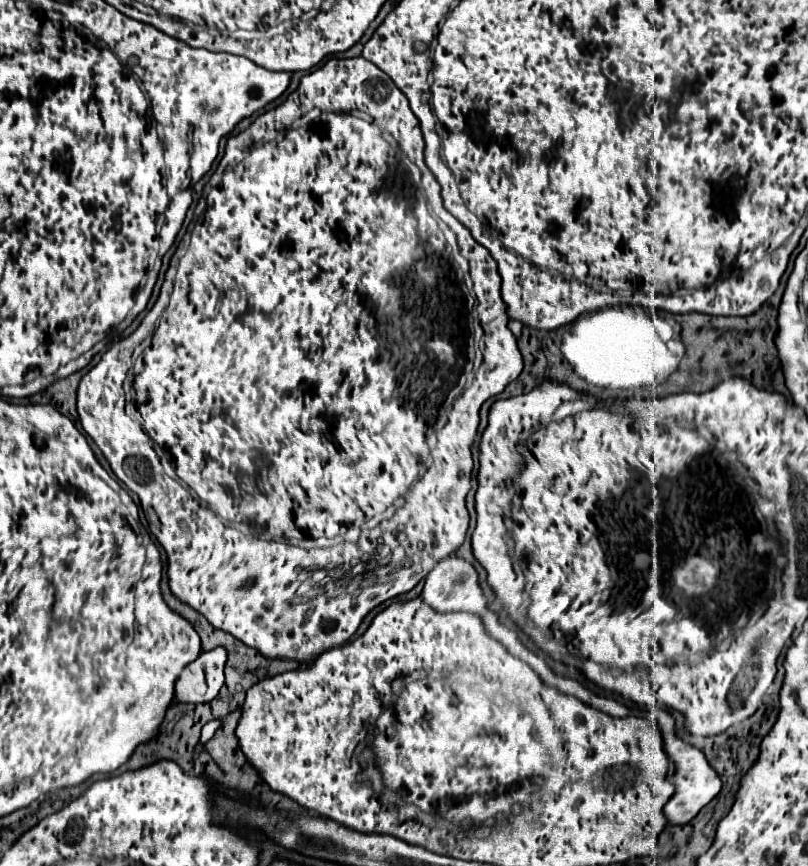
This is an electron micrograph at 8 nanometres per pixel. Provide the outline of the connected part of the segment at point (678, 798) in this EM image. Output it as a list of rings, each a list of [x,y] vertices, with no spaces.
[[[659,709],[657,721],[659,721],[661,735],[663,735],[663,751],[673,765],[673,773],[667,779],[675,785],[675,793],[665,803],[663,811],[671,823],[685,825],[699,813],[701,807],[705,807],[721,791],[721,779],[717,777],[717,773],[713,771],[713,767],[709,765],[702,751],[683,743],[679,737],[675,737],[675,721],[665,709]]]

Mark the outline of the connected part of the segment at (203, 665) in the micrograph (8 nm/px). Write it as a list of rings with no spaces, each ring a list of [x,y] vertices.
[[[223,647],[203,651],[193,663],[189,663],[183,669],[181,677],[177,677],[175,701],[207,703],[209,699],[215,699],[225,681],[223,675],[225,661],[227,661],[227,651]]]

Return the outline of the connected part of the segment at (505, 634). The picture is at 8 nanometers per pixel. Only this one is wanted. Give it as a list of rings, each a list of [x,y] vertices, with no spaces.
[[[451,555],[451,557],[447,557],[447,559],[443,559],[439,565],[433,567],[433,571],[425,577],[425,587],[423,587],[421,599],[423,599],[431,609],[435,609],[437,613],[451,613],[451,611],[477,613],[477,615],[481,617],[481,621],[483,621],[483,625],[485,625],[489,637],[501,641],[501,643],[505,645],[505,649],[509,649],[509,653],[513,653],[515,657],[521,657],[521,659],[523,659],[523,661],[525,661],[525,663],[527,663],[527,665],[529,665],[529,667],[531,667],[531,669],[533,669],[533,671],[535,671],[543,681],[545,681],[545,685],[555,687],[557,691],[561,691],[561,693],[565,693],[565,695],[573,695],[573,697],[577,697],[579,701],[583,701],[585,705],[591,705],[591,707],[595,707],[595,709],[599,709],[599,711],[603,711],[603,713],[607,713],[607,715],[623,718],[631,714],[629,708],[615,699],[593,695],[591,691],[587,691],[585,687],[581,687],[577,681],[571,681],[571,679],[565,679],[565,677],[557,677],[557,675],[553,675],[551,669],[547,667],[547,663],[545,663],[541,657],[537,657],[537,655],[533,655],[531,651],[527,651],[527,649],[521,645],[517,633],[511,631],[511,629],[507,629],[507,627],[503,627],[503,625],[499,623],[497,615],[495,615],[493,611],[487,609],[485,597],[483,597],[481,587],[479,587],[479,583],[477,583],[477,571],[475,571],[475,567],[469,565],[467,561],[459,559],[457,555]]]

